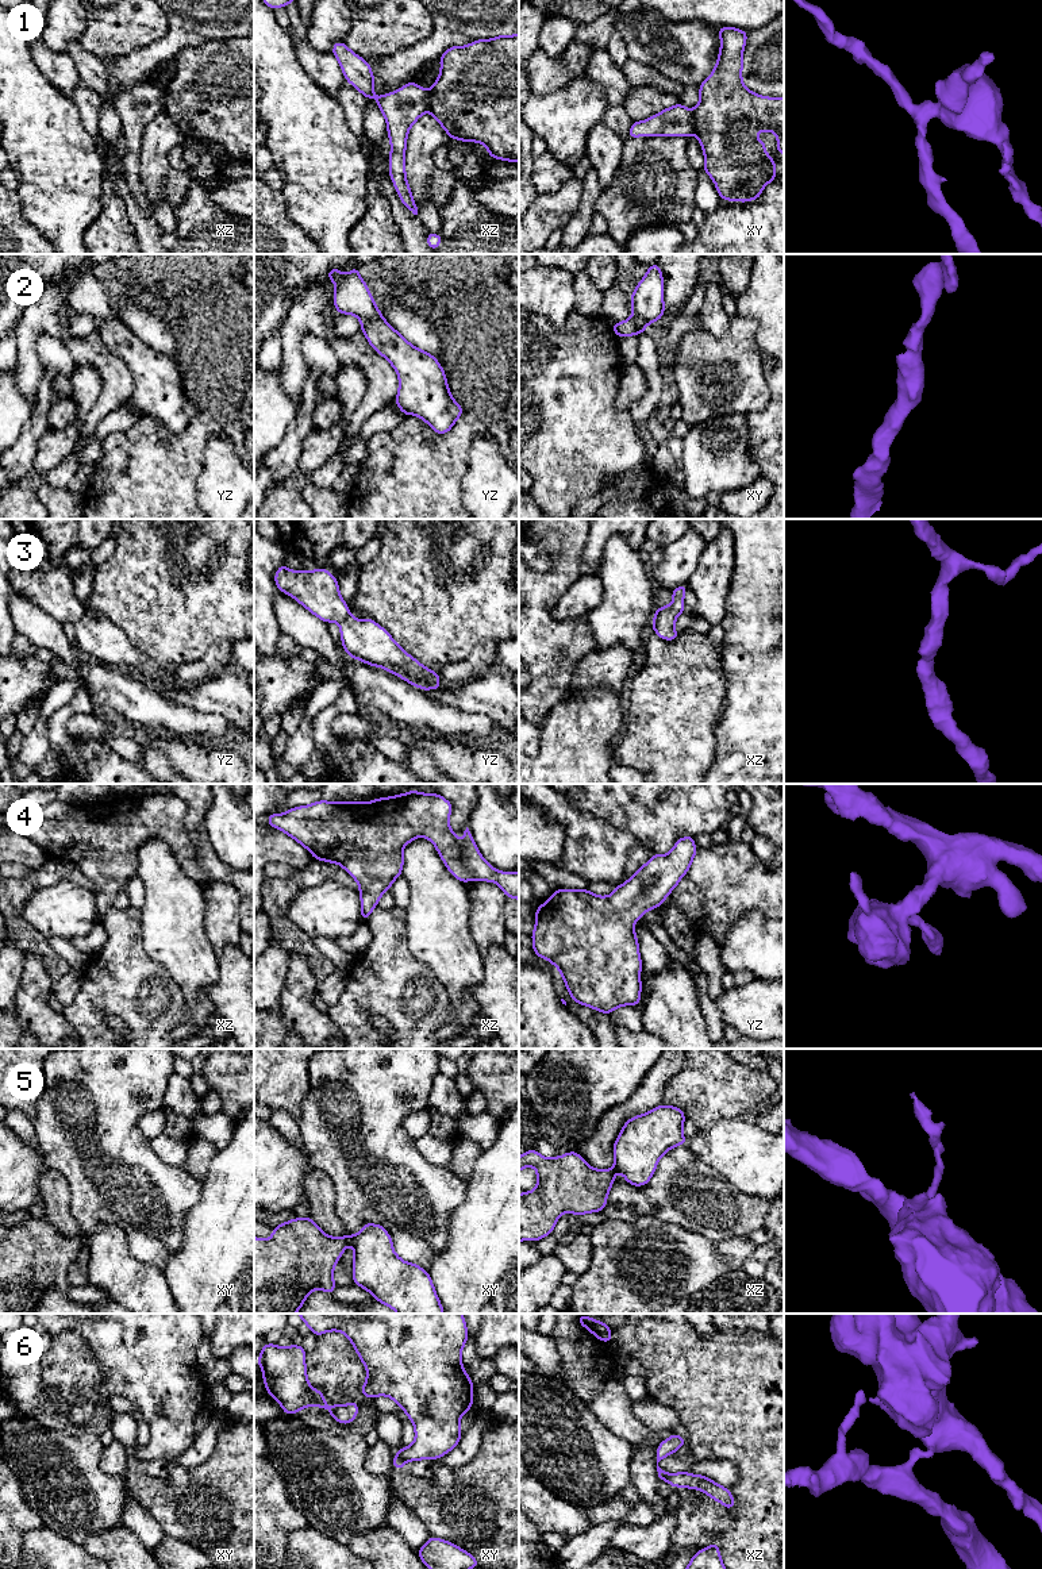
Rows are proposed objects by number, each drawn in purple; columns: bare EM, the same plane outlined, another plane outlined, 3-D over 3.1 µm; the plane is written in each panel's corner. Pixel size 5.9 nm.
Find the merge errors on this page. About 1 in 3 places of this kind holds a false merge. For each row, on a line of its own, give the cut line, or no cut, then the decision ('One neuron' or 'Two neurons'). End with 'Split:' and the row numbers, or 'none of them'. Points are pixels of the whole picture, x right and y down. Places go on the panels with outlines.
1: Split along xy (691, 110), (695, 133). Two neurons
2: No split. One neuron
3: No split. One neuron
4: No split. One neuron
5: Split along xy (349, 1237), (350, 1243). Two neurons
6: Split along xy (398, 1453), (406, 1461). Two neurons
Split: 1, 5, 6

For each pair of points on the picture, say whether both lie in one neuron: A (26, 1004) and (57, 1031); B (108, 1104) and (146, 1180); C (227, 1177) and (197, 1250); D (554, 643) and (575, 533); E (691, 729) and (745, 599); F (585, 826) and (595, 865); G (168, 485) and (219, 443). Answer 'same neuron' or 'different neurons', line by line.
A: same neuron
B: same neuron
C: same neuron
D: same neuron
E: different neurons
F: same neuron
G: different neurons

